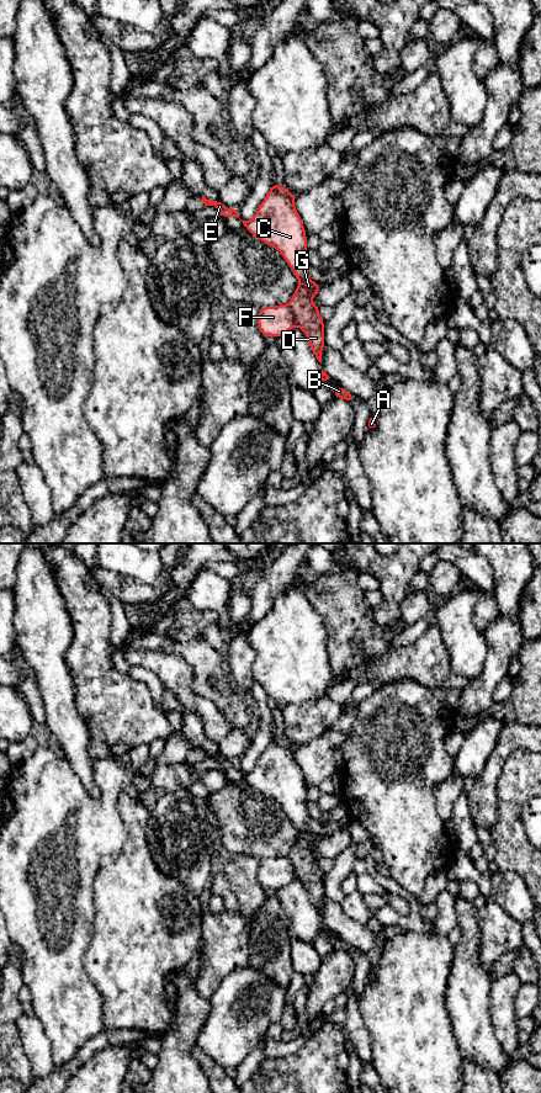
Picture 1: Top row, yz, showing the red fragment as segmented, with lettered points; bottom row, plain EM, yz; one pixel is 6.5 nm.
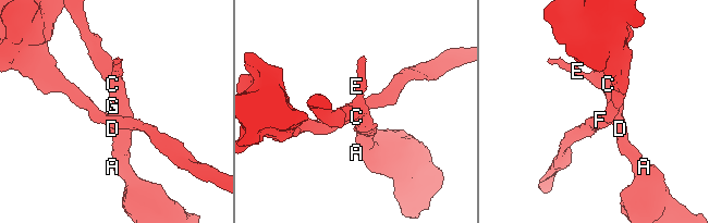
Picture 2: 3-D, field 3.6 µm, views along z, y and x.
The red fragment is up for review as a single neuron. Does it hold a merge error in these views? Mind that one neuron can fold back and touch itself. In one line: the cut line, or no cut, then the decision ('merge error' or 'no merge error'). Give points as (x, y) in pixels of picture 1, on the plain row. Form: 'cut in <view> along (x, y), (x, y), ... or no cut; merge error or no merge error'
cut in yz along (287, 857), (297, 876); merge error

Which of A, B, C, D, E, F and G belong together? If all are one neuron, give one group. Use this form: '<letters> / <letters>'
A B C D E G / F

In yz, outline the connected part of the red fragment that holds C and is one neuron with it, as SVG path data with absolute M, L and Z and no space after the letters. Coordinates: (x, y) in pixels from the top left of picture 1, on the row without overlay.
M274 733L254 769L242 774L251 787L277 801L298 831L299 838L295 842L288 858L297 877L306 886L313 907L322 916L325 874L319 867L319 858L311 854L320 839L319 834L311 833L307 828L309 817L307 786L295 759L295 750L295 746Z

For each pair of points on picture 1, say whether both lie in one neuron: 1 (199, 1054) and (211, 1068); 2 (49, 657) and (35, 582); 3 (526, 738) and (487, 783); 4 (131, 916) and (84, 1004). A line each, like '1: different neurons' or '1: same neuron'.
1: same neuron
2: same neuron
3: same neuron
4: different neurons

